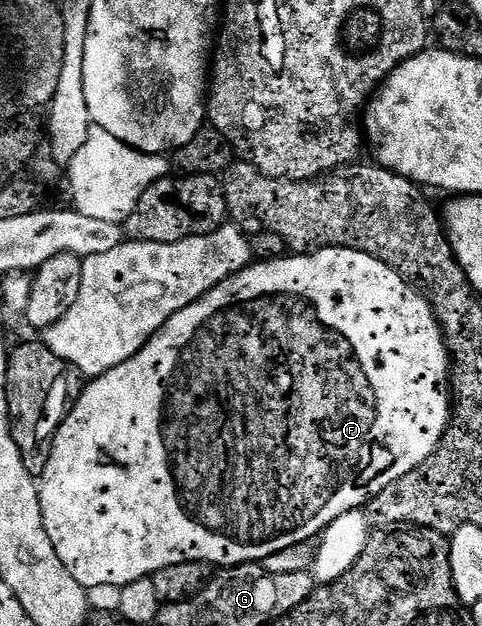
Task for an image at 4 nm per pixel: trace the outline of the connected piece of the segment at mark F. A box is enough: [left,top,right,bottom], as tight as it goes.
[38,247,451,589]

